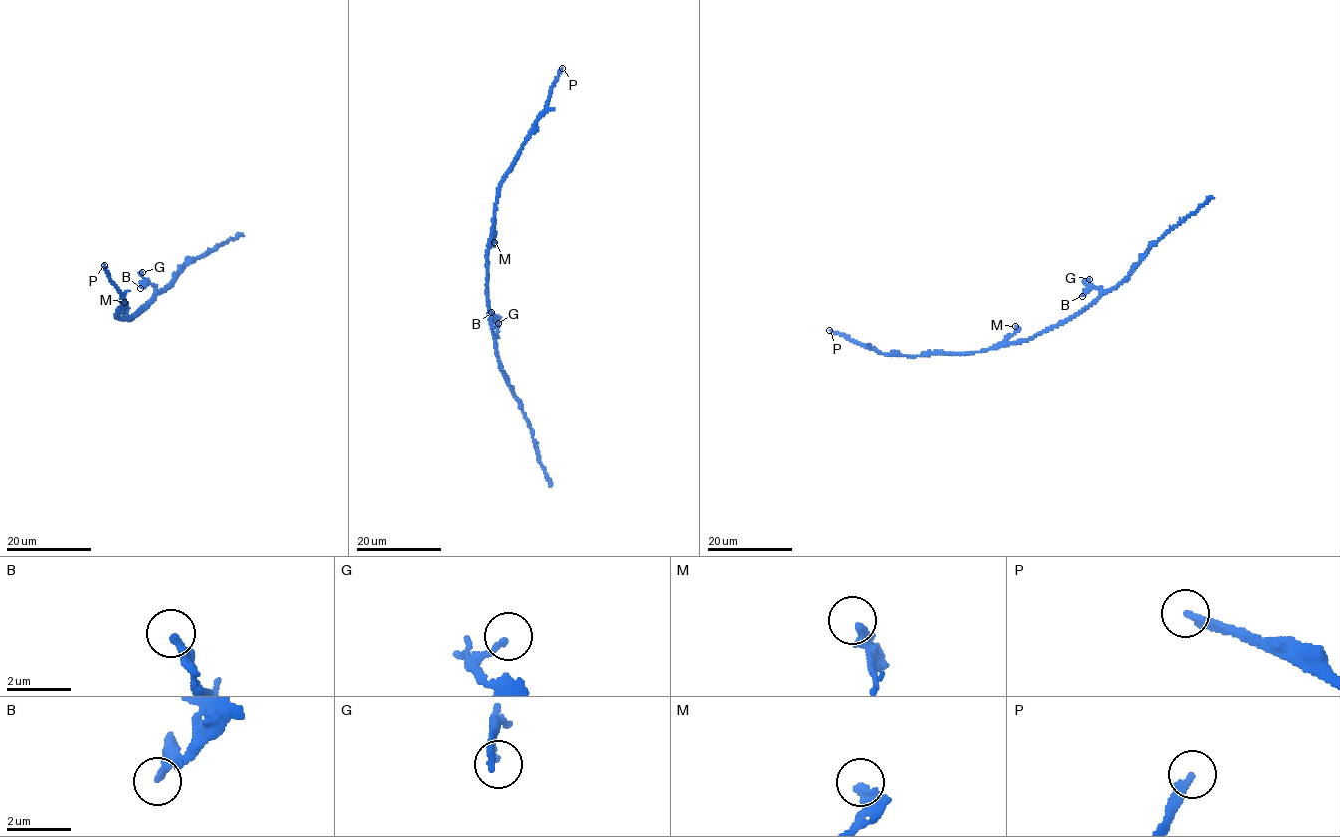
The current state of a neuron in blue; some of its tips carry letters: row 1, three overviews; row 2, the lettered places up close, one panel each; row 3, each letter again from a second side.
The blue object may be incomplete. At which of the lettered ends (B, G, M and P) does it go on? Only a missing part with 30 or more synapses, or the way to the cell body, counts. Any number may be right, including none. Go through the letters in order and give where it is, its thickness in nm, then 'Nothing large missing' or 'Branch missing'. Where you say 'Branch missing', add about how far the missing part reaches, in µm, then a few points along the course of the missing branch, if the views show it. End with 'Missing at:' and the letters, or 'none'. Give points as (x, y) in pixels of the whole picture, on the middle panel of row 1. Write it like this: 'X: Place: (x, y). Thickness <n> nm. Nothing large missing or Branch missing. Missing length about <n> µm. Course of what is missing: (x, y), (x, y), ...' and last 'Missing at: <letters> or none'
B: Place: (491, 312). Thickness 280 nm. Nothing large missing
G: Place: (498, 323). Thickness 200 nm. Nothing large missing
M: Place: (494, 242). Thickness 360 nm. Nothing large missing
P: Place: (562, 68). Thickness 220 nm. Nothing large missing
Missing at: none

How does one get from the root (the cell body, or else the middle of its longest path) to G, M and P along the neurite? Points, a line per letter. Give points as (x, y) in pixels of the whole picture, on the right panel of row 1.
G: (1046, 329), (1073, 318), (1098, 296), (1100, 289), (1089, 287), (1085, 283), (1089, 279)
M: (1046, 329), (1009, 343), (1006, 339), (1015, 331), (1015, 326)
P: (1046, 329), (1022, 341), (981, 351), (924, 352), (920, 355), (884, 354), (829, 330)

